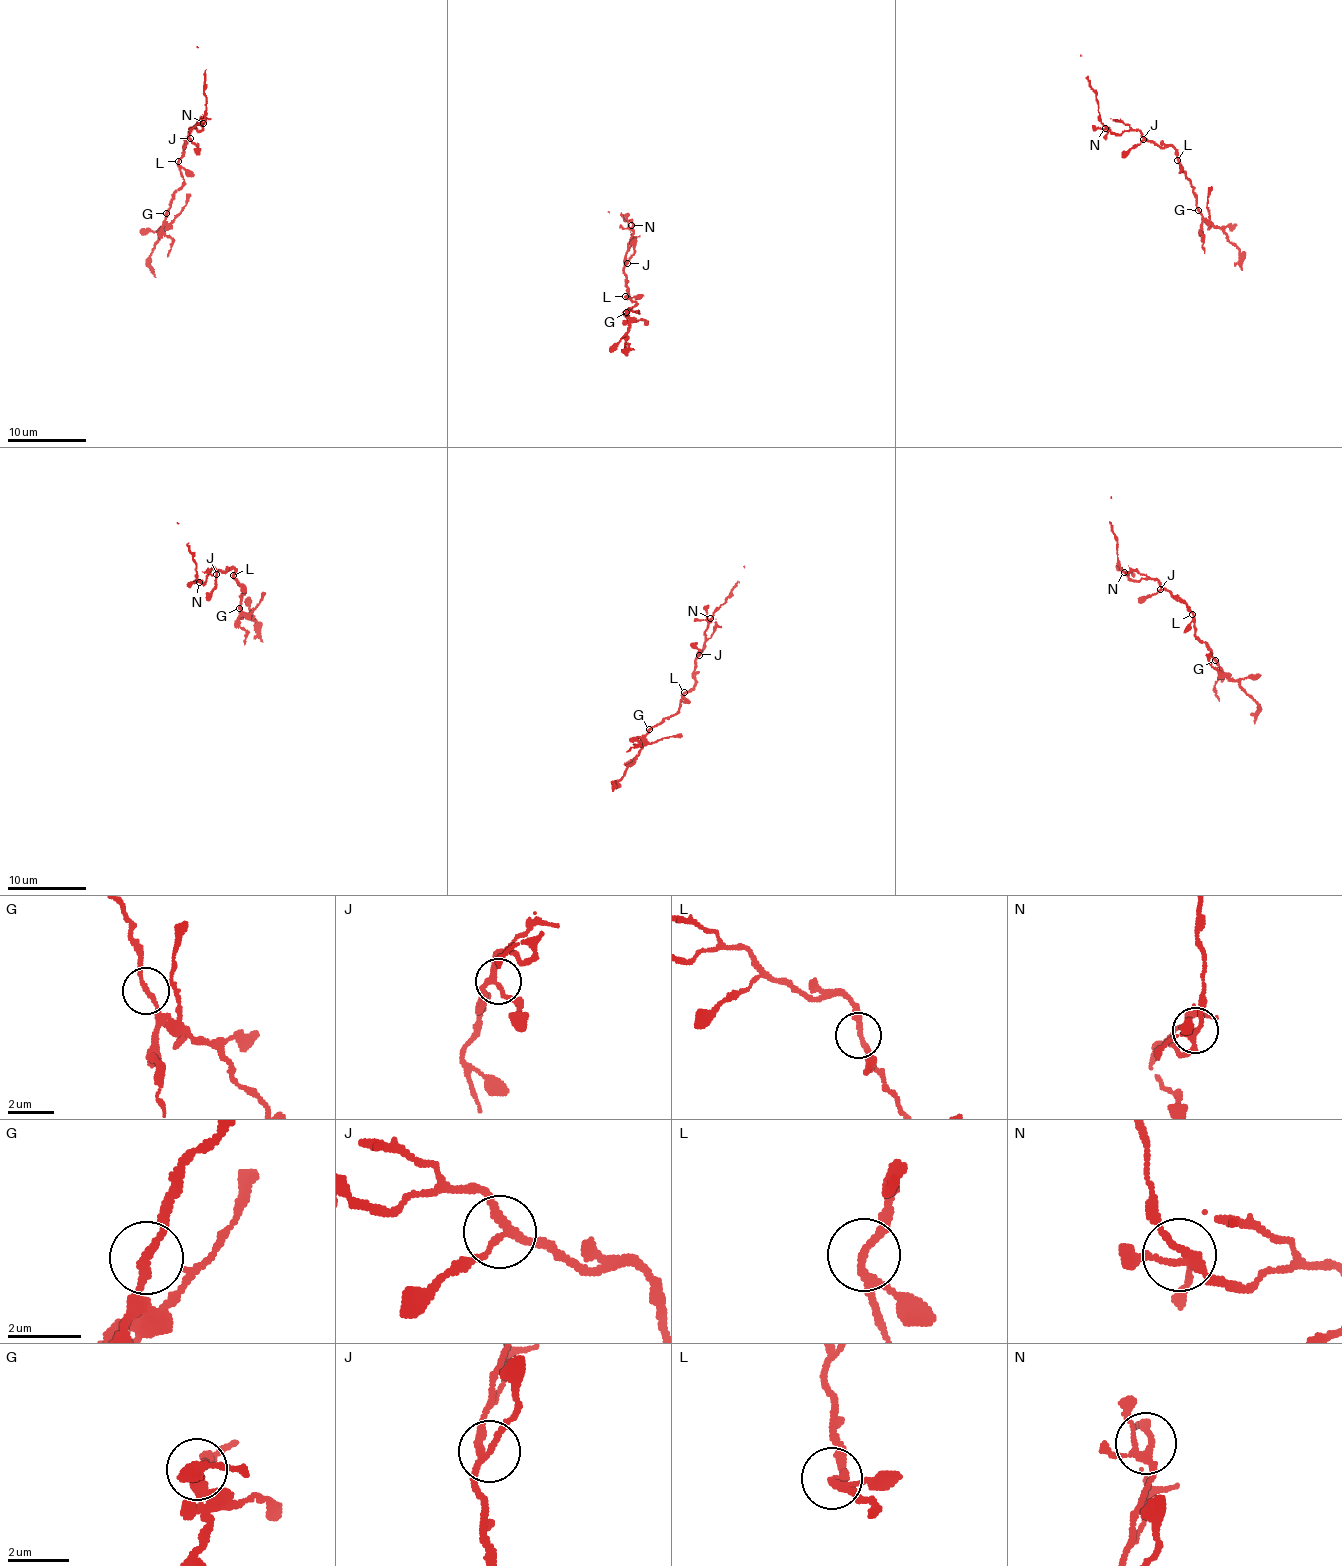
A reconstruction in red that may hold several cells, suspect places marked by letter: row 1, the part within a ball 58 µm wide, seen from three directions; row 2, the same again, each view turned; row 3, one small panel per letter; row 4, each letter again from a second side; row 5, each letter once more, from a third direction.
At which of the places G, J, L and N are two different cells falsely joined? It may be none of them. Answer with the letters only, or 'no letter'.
no letter

